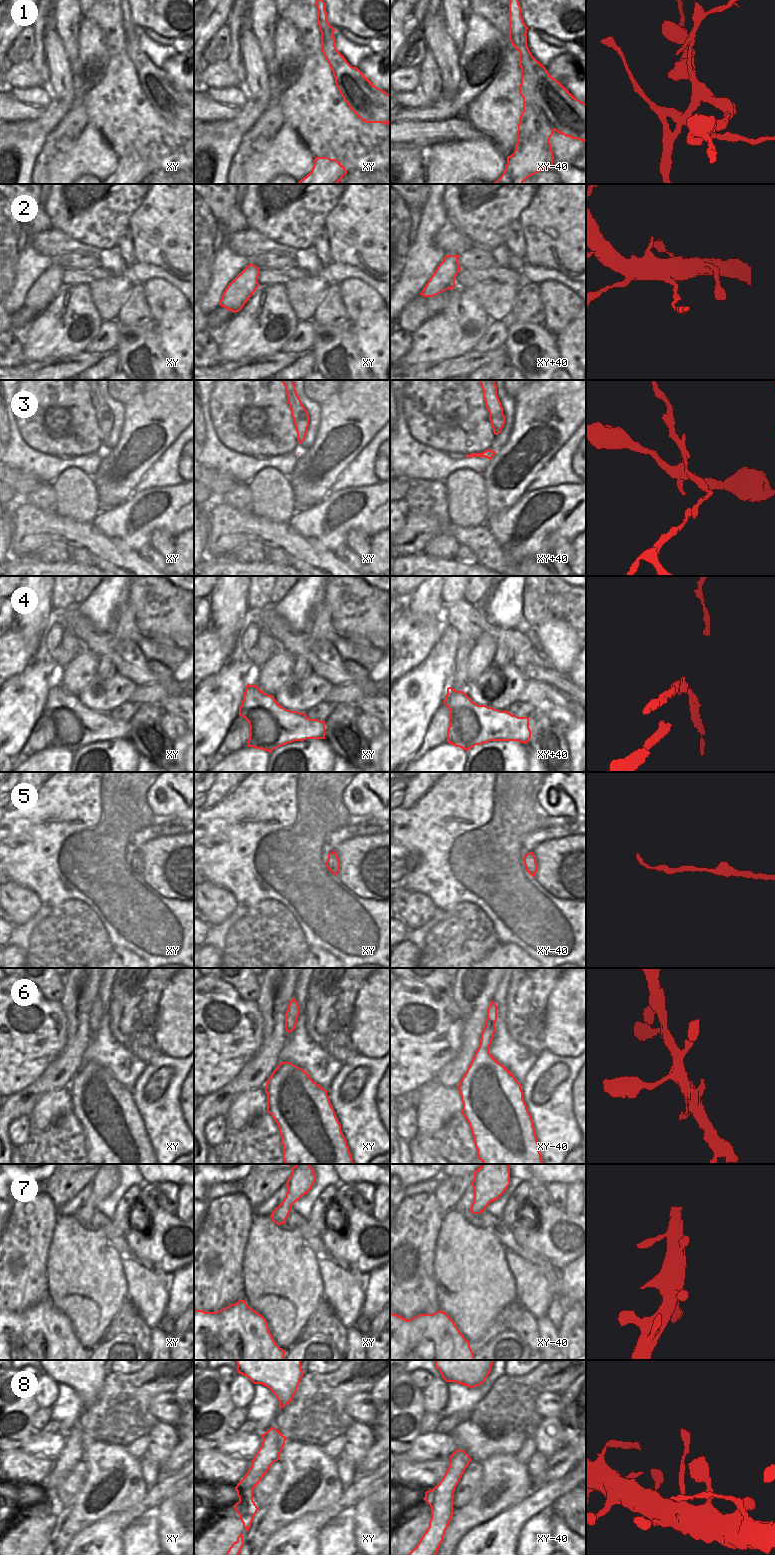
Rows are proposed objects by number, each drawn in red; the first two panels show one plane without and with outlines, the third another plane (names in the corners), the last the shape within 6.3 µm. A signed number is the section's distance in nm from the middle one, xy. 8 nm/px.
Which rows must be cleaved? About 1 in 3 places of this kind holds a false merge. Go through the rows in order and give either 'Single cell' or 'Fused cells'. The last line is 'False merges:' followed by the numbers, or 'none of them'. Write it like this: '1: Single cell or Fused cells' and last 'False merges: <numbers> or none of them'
1: Fused cells
2: Fused cells
3: Single cell
4: Fused cells
5: Single cell
6: Single cell
7: Single cell
8: Single cell
False merges: 1, 2, 4

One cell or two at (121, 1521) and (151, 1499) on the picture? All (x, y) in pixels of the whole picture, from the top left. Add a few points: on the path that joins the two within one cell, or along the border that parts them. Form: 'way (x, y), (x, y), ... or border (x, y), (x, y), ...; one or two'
way (128, 1517), (138, 1512), (144, 1506); one

